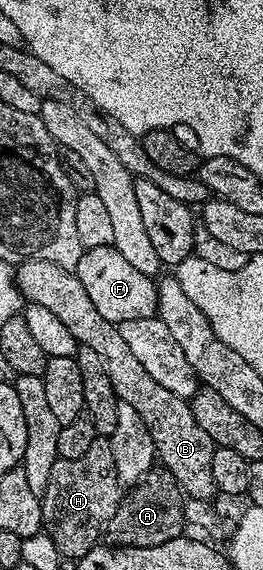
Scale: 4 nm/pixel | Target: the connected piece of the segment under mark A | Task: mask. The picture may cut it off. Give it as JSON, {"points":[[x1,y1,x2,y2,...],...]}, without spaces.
{"points":[[154,466,137,483,132,484,133,491,122,498,115,513,105,522,103,539,110,547,154,547,163,545,163,541,182,538,186,530,185,500,181,486,171,472,164,467]]}

